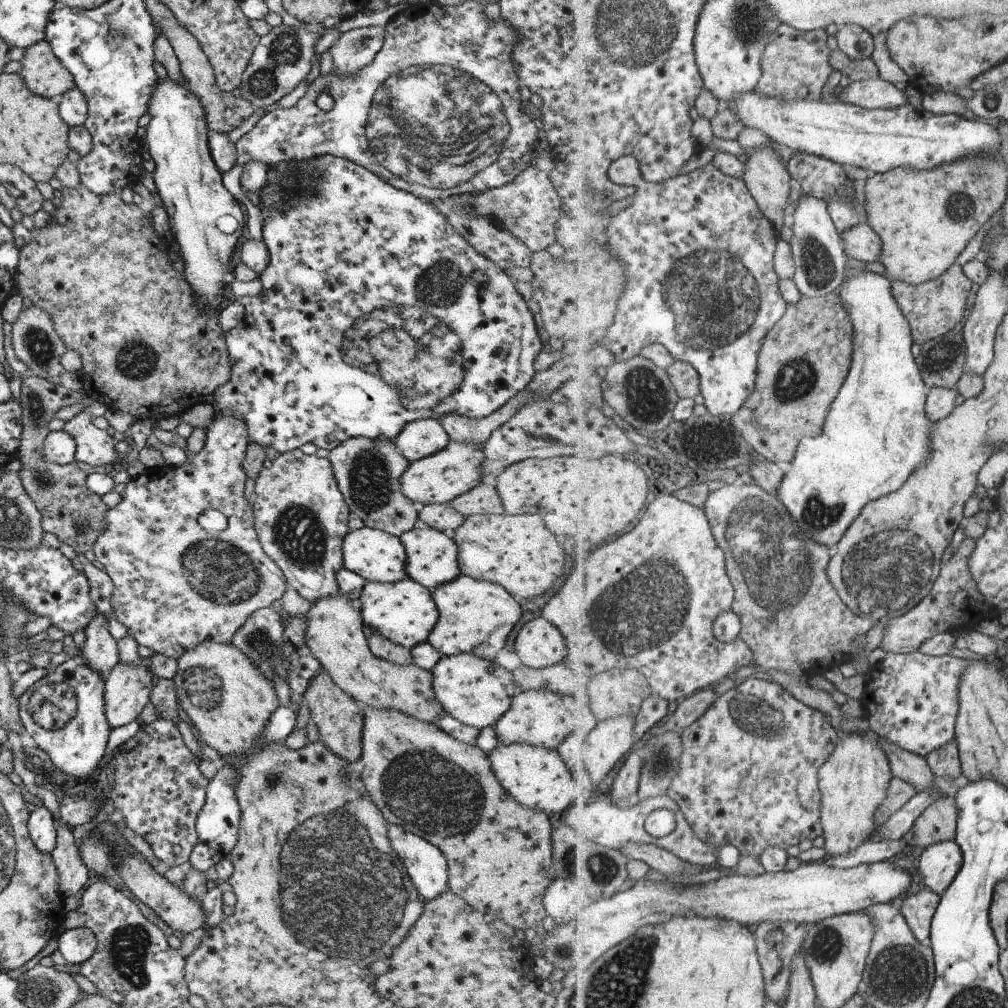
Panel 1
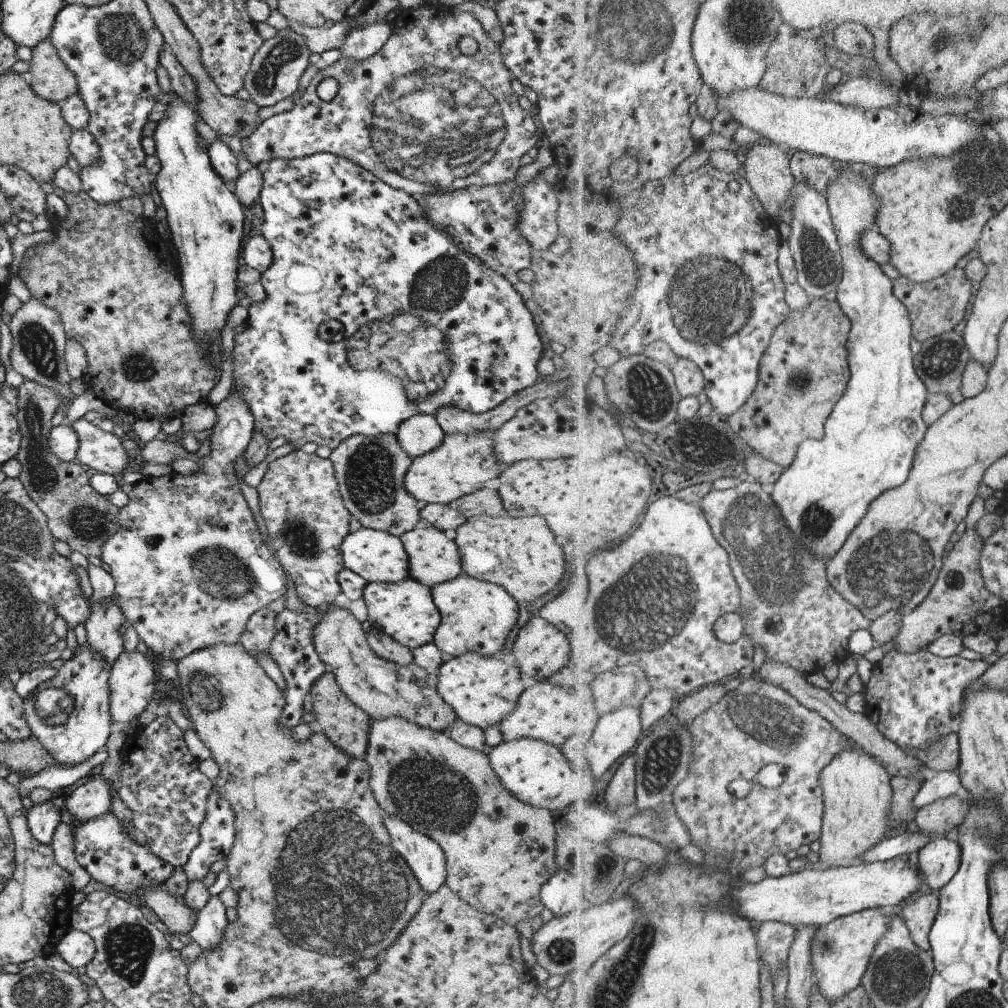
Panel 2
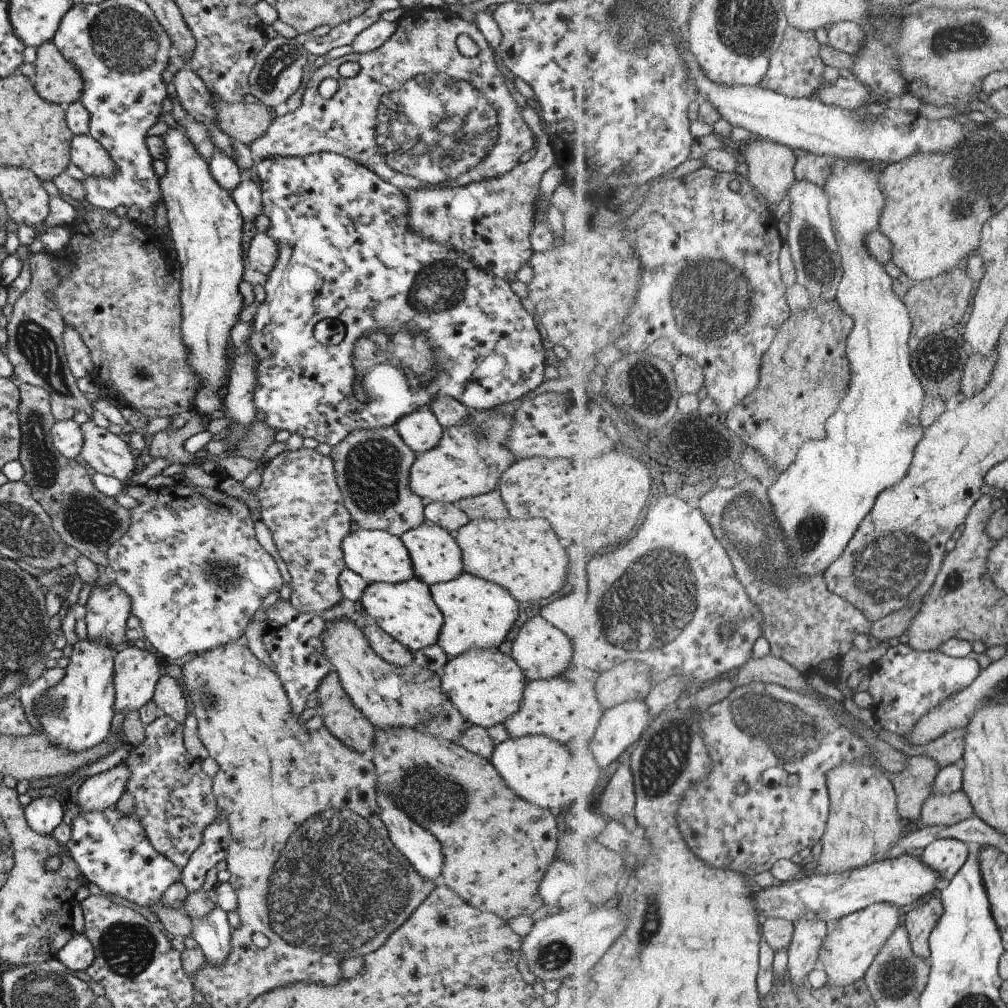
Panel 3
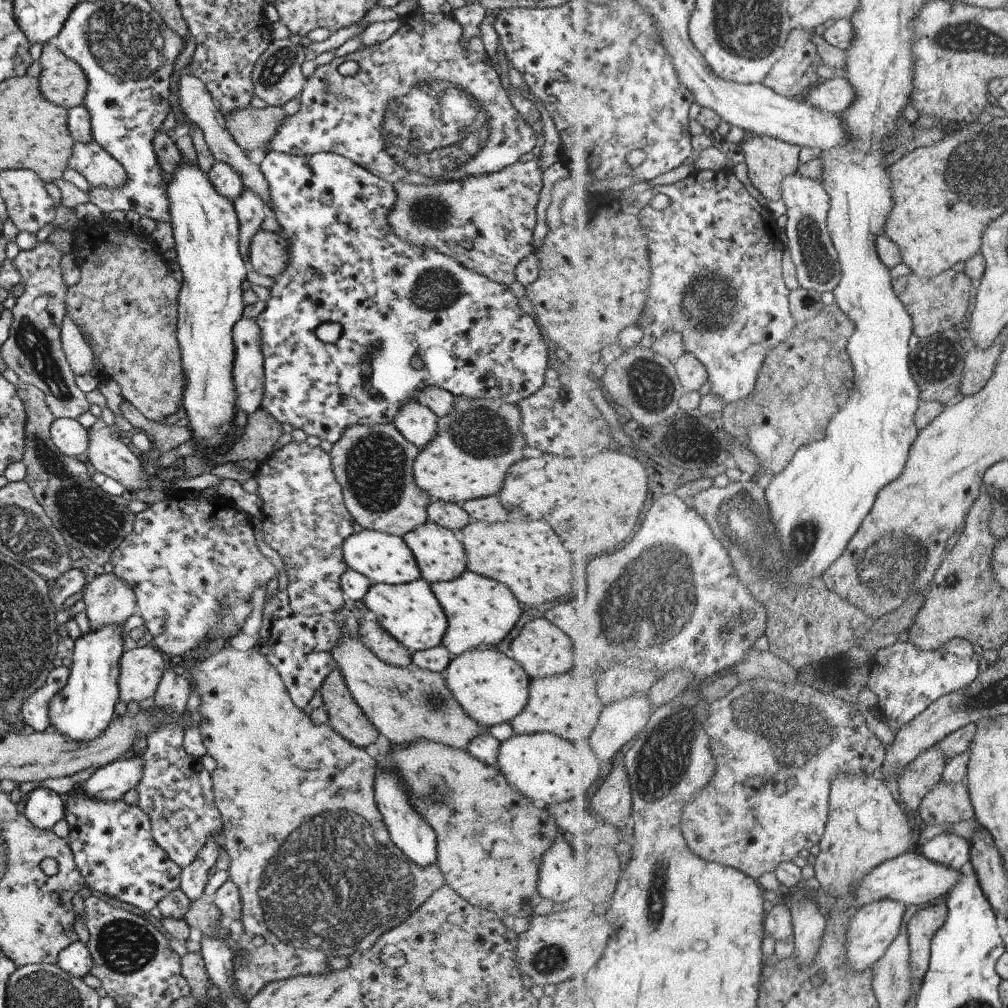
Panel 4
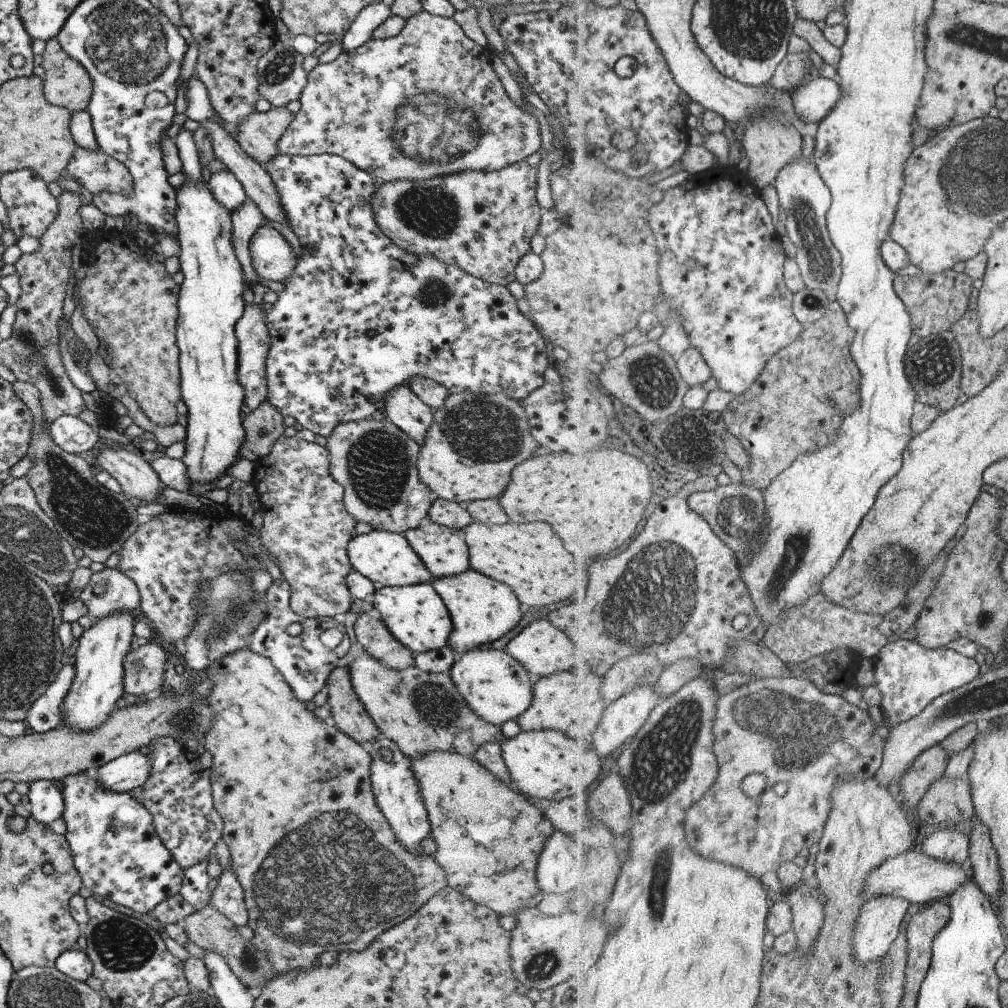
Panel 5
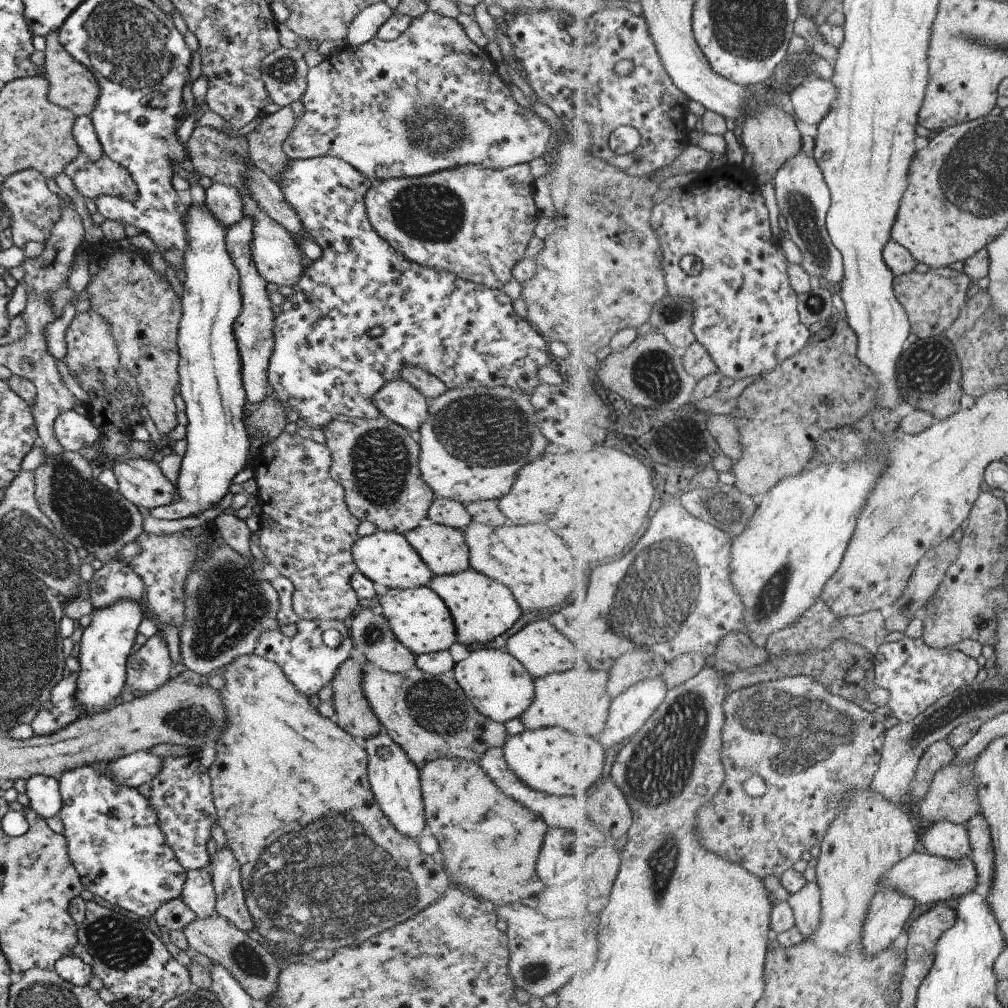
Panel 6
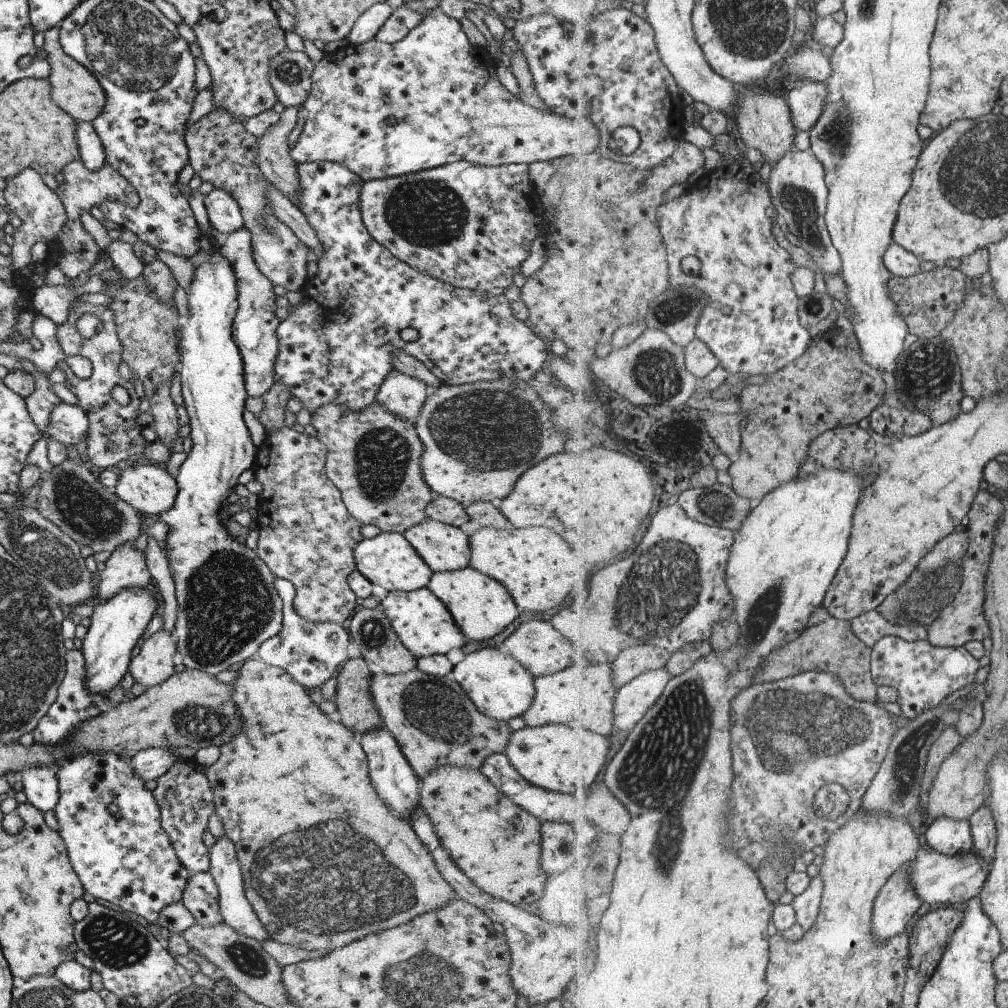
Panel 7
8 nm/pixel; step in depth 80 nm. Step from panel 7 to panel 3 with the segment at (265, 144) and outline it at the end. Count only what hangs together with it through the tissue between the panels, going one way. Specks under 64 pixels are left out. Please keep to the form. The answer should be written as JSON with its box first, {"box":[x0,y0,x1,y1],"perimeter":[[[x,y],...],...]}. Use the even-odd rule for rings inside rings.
{"box":[214,98,277,145],"perimeter":[[[214,98],[216,108],[216,125],[230,136],[232,140],[249,145],[256,138],[265,134],[277,112],[259,104],[224,103]]]}

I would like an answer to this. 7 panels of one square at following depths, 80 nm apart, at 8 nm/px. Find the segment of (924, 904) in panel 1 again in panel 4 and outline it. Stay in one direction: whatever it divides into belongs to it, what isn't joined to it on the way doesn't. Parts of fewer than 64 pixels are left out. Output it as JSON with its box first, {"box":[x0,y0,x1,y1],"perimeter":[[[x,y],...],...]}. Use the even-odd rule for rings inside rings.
{"box":[908,903,949,983],"perimeter":[[[947,903],[931,904],[925,908],[918,910],[911,916],[908,921],[908,937],[911,945],[911,966],[912,975],[915,983],[923,983],[926,974],[930,967],[930,960],[932,957],[932,940],[935,933],[944,926],[947,917],[949,916],[949,909]]]}

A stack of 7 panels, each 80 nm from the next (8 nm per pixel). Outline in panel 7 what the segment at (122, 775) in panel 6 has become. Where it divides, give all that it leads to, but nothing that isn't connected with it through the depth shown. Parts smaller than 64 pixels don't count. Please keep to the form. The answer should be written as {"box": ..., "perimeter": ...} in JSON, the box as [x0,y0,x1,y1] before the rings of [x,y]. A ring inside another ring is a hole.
{"box":[129,748,178,782],"perimeter":[[[149,748],[131,755],[129,764],[131,764],[131,772],[145,782],[148,780],[156,780],[162,776],[167,768],[171,767],[173,762],[178,758],[173,756],[170,748]]]}

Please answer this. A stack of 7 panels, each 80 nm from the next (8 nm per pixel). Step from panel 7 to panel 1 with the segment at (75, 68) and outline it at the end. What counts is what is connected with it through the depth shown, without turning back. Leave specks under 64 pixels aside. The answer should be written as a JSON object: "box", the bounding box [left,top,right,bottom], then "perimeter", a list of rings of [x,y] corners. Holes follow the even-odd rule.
{"box":[19,38,74,100],"perimeter":[[[43,38],[39,42],[27,47],[23,57],[19,61],[21,76],[25,86],[33,93],[46,99],[56,100],[64,92],[74,87],[73,77],[69,71],[59,62],[59,59],[51,52],[50,46]]]}

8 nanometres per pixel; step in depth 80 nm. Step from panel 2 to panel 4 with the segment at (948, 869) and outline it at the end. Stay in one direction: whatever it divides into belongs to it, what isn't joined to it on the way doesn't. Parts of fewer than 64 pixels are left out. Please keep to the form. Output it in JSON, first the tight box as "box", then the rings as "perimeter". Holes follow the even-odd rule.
{"box":[922,833,972,871],"perimeter":[[[943,833],[930,841],[925,841],[922,852],[936,863],[961,871],[971,860],[971,847],[972,843],[961,835]]]}

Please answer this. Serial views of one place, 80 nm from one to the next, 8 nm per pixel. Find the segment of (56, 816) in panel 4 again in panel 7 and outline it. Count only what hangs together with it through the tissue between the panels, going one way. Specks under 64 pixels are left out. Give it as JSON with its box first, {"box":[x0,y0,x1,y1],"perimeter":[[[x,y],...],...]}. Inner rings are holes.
{"box":[18,766,58,814],"perimeter":[[[31,766],[23,768],[18,778],[23,784],[26,803],[42,814],[52,812],[58,800],[58,785],[54,776],[55,768],[50,766]]]}

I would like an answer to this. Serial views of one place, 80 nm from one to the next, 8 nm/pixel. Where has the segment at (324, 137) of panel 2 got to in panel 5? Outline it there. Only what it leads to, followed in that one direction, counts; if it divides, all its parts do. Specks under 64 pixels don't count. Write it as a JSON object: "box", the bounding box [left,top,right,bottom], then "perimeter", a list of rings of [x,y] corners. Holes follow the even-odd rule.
{"box":[276,11,542,183],"perimeter":[[[421,11],[409,17],[399,34],[386,39],[370,38],[357,48],[350,51],[341,51],[338,56],[329,63],[317,63],[307,73],[306,83],[300,94],[300,110],[292,115],[290,126],[279,140],[276,147],[279,154],[285,155],[337,155],[347,160],[371,178],[379,183],[388,183],[394,180],[414,181],[439,175],[448,175],[464,170],[472,171],[498,171],[513,163],[523,161],[533,152],[540,152],[539,145],[542,135],[539,133],[539,124],[533,115],[521,109],[520,104],[511,101],[497,75],[491,69],[492,53],[486,48],[477,45],[474,41],[463,35],[461,28],[451,17],[440,17]]]}

